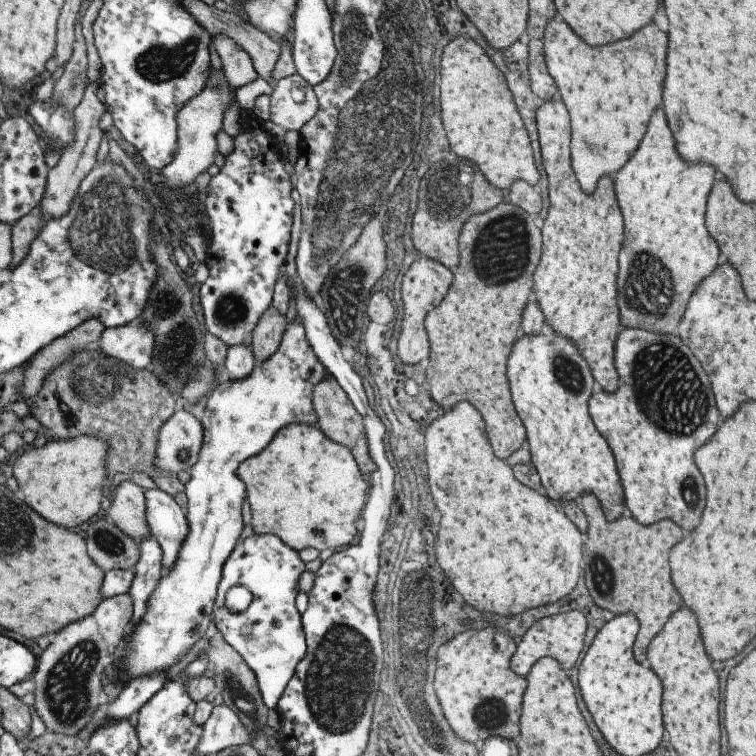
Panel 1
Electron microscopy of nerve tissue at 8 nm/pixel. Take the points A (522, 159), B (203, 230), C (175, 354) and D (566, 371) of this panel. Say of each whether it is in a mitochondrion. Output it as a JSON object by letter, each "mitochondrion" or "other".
{"A":"other","B":"other","C":"mitochondrion","D":"mitochondrion"}

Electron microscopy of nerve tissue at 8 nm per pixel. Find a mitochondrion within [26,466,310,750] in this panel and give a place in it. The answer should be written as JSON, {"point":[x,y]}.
{"point":[67,688]}

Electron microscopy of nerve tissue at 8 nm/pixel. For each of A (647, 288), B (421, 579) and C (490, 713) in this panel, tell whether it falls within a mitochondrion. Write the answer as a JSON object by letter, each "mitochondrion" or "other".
{"A":"mitochondrion","B":"other","C":"mitochondrion"}

